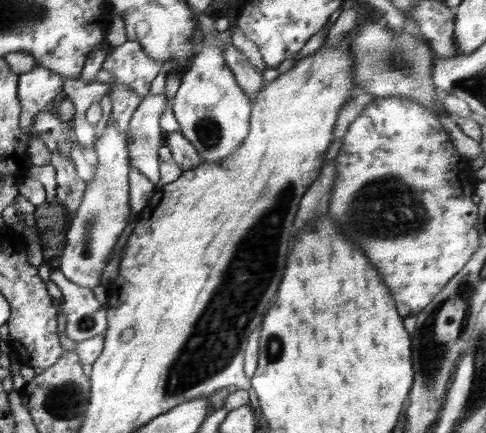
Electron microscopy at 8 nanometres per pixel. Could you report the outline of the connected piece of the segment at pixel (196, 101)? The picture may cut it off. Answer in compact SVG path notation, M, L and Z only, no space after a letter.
M199 15L198 21L204 36L203 48L190 69L180 75L180 87L170 100L170 107L180 125L178 132L193 143L202 160L218 162L234 153L248 137L252 104L250 96L237 82L233 69L225 62L224 44L232 42L233 29L214 36L214 33L210 34L210 15Z

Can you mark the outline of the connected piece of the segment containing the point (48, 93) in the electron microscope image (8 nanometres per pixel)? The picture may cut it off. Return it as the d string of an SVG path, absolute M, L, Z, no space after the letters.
M37 64L20 75L17 93L21 101L20 122L23 131L31 131L36 113L62 92L62 84L64 78L61 74Z

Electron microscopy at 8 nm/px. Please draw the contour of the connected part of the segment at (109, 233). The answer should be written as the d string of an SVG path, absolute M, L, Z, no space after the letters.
M108 122L102 137L95 142L98 168L92 181L86 183L80 207L73 213L70 227L66 227L66 247L60 256L59 272L67 279L93 289L100 286L102 270L118 242L122 230L128 226L130 202L128 202L129 139L120 133L113 123Z

